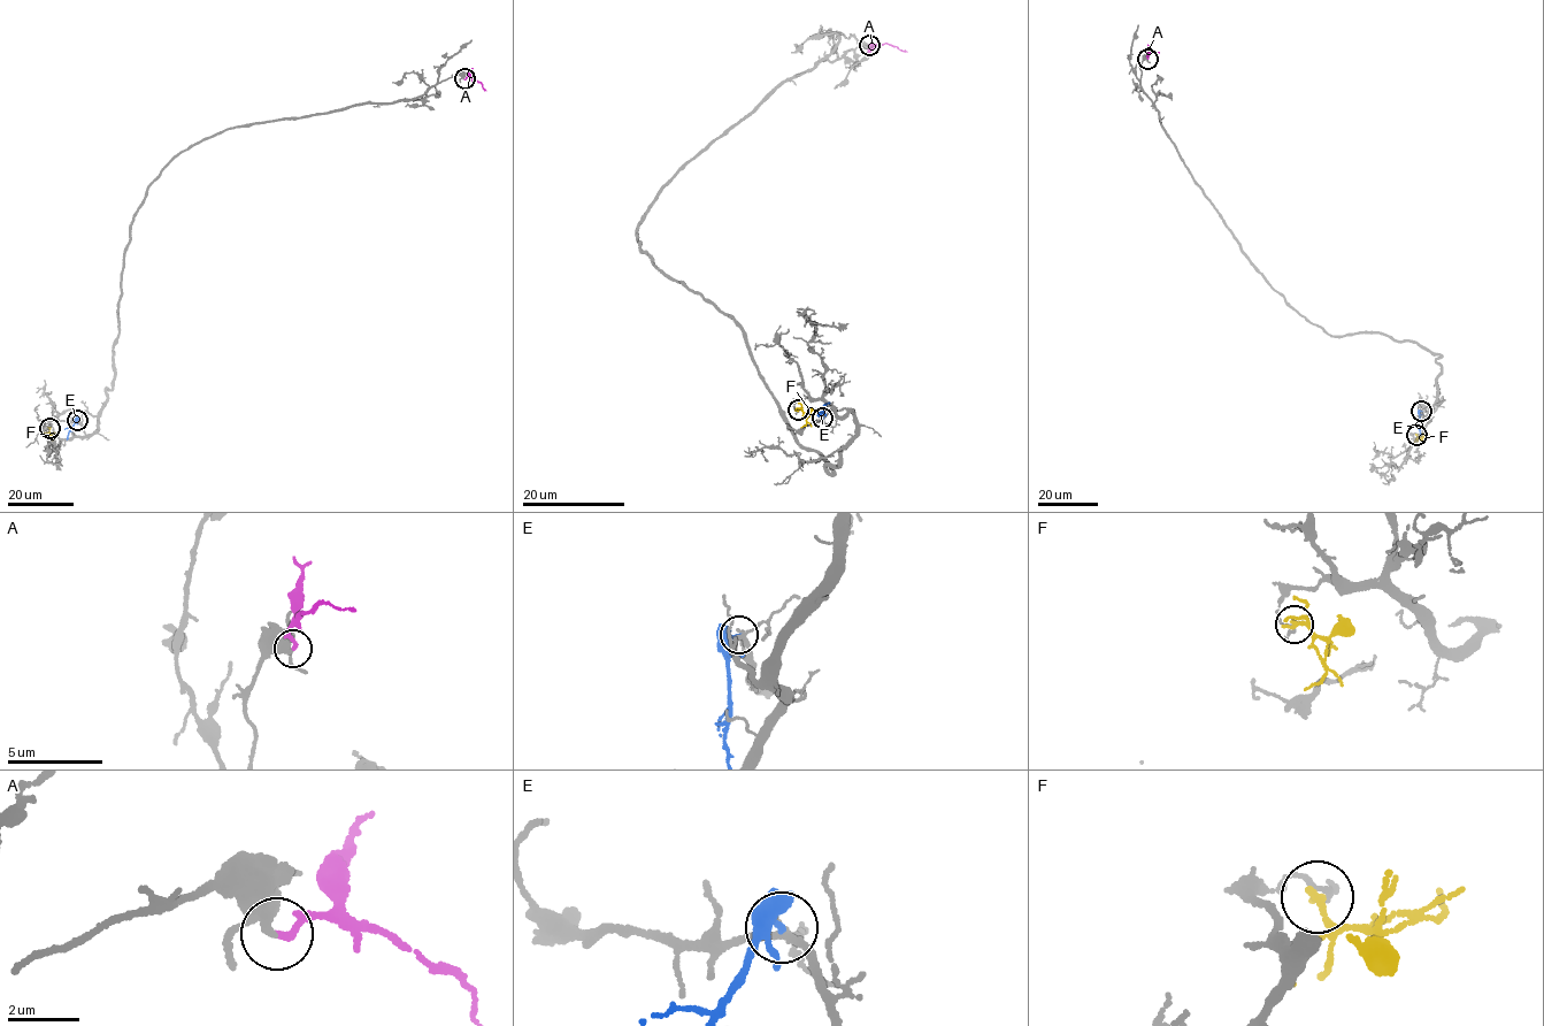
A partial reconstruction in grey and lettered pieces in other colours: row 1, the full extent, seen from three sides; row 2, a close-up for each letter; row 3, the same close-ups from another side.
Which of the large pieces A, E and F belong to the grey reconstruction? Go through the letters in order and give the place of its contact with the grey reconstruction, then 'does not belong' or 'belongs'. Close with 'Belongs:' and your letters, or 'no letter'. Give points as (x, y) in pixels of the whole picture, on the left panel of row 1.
A: contact (465, 78); does not belong
E: contact (77, 420); does not belong
F: contact (50, 428); does not belong
Belongs: no letter

